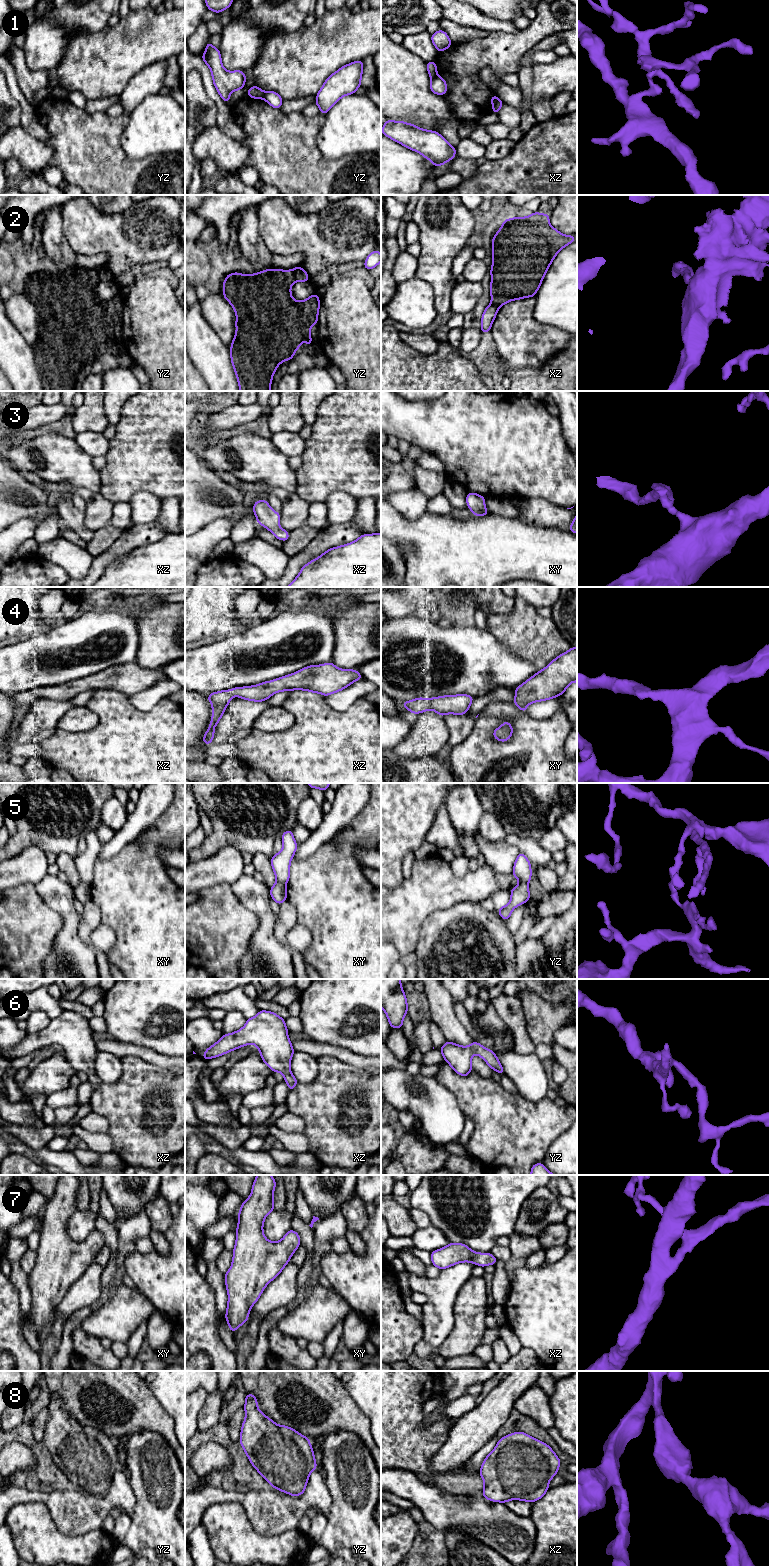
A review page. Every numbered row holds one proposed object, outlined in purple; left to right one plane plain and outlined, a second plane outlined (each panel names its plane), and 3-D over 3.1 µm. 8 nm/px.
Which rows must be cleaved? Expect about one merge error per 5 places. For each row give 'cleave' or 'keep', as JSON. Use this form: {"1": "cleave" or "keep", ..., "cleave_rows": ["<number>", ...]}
{"1": "cleave", "2": "cleave", "3": "keep", "4": "keep", "5": "cleave", "6": "keep", "7": "keep", "8": "keep", "cleave_rows": ["1", "2", "5"]}

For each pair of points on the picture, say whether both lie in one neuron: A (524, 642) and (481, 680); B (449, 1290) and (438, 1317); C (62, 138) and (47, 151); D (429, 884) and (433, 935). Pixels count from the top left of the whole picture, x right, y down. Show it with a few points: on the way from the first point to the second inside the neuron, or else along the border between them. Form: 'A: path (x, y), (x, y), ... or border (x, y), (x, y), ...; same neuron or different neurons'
A: border (494, 638), (533, 664); different neurons
B: path (442, 1297), (438, 1310); same neuron
C: border (40, 140), (53, 149), (49, 163), (42, 169); different neurons
D: border (453, 905), (434, 911), (425, 920), (418, 934); different neurons

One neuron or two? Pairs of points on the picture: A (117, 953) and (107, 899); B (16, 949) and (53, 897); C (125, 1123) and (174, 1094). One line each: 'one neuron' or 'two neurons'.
A: one neuron
B: two neurons
C: one neuron

